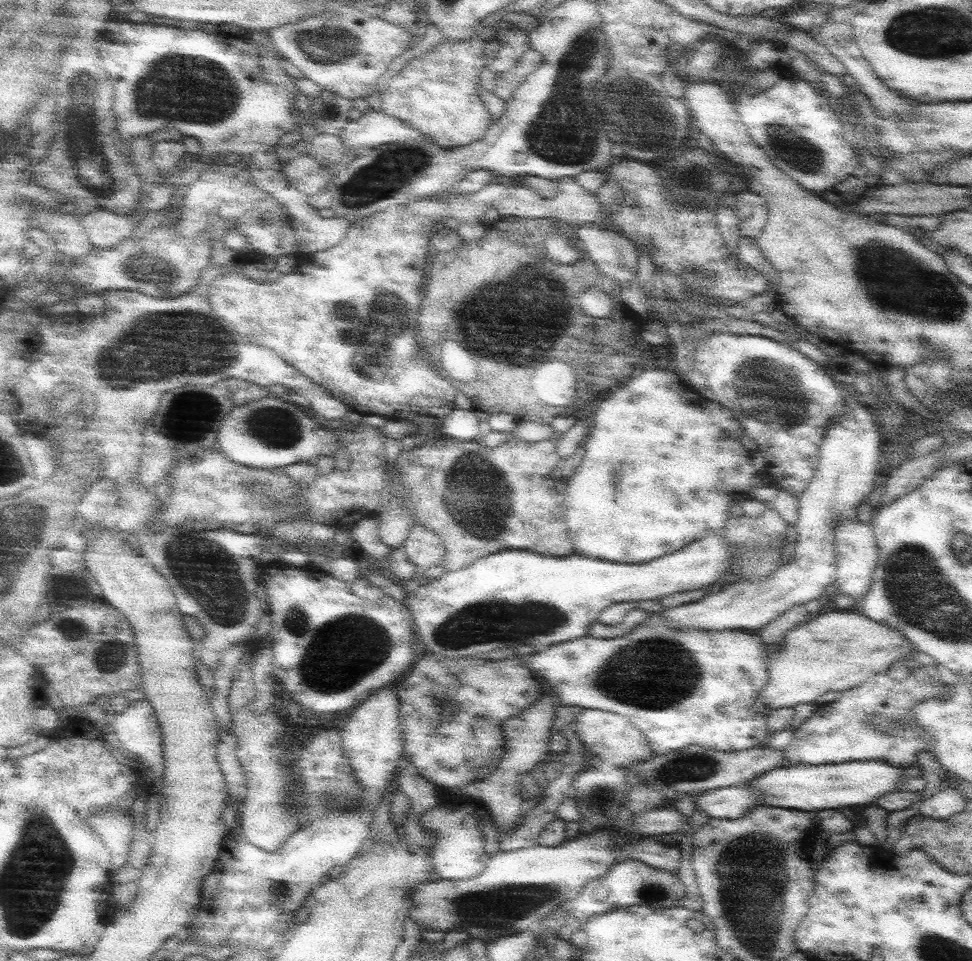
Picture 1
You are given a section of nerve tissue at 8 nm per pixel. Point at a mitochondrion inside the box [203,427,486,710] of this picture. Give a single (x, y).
(354, 642)

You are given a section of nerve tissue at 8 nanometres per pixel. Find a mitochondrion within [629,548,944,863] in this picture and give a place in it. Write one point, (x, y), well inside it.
(686, 767)

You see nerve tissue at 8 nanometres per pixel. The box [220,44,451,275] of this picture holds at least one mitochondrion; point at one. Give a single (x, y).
(387, 173)

